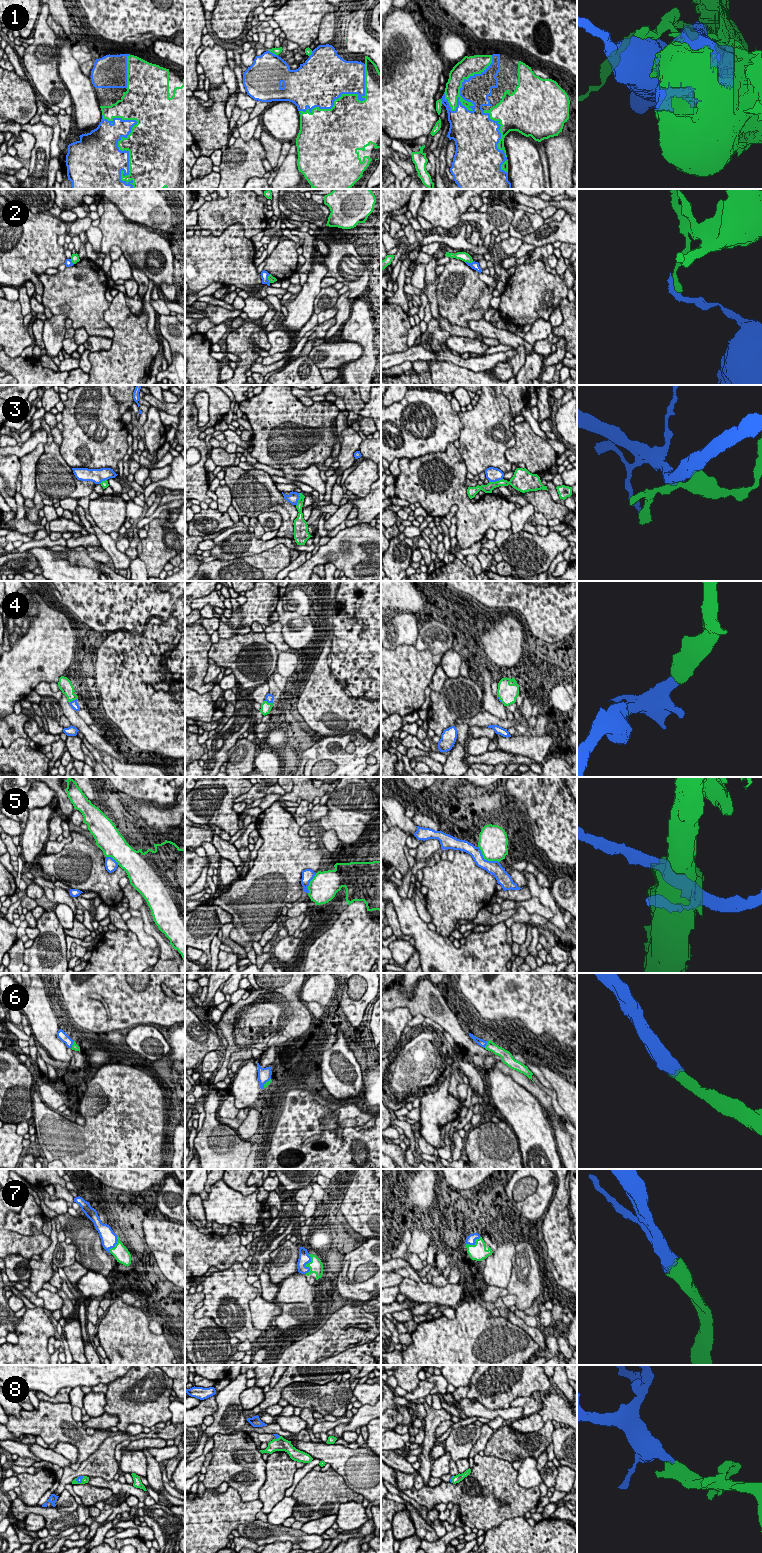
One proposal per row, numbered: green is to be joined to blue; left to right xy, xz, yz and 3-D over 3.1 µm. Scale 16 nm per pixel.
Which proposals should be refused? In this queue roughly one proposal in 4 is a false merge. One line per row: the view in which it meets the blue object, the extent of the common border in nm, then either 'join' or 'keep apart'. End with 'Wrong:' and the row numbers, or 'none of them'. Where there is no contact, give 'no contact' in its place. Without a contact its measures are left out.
1: contact in xy; length 1300 nm; keep apart
2: contact in yz; length 140 nm; keep apart
3: contact in yz; length 240 nm; keep apart
4: contact in xz; length 150 nm; join
5: contact in yz; length 420 nm; keep apart
6: contact in yz; length 130 nm; join
7: contact in xz; length 360 nm; join
8: contact in xy; length 160 nm; join
Wrong: 1, 2, 3, 5

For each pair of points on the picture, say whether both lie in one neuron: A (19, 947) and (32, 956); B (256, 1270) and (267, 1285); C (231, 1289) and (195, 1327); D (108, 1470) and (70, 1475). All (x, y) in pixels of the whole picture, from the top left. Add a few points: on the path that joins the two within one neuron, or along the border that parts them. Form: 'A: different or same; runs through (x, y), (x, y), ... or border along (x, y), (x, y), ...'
A: different; border along (26, 948), (23, 954), (23, 962)
B: different; border along (263, 1271), (258, 1276)
C: different; border along (195, 1318), (210, 1317), (225, 1330)
D: same; runs through (99, 1470), (82, 1470), (79, 1472)

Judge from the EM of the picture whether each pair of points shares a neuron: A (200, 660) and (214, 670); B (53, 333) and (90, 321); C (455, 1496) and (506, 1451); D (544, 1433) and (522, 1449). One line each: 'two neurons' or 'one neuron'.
A: two neurons
B: two neurons
C: two neurons
D: one neuron

